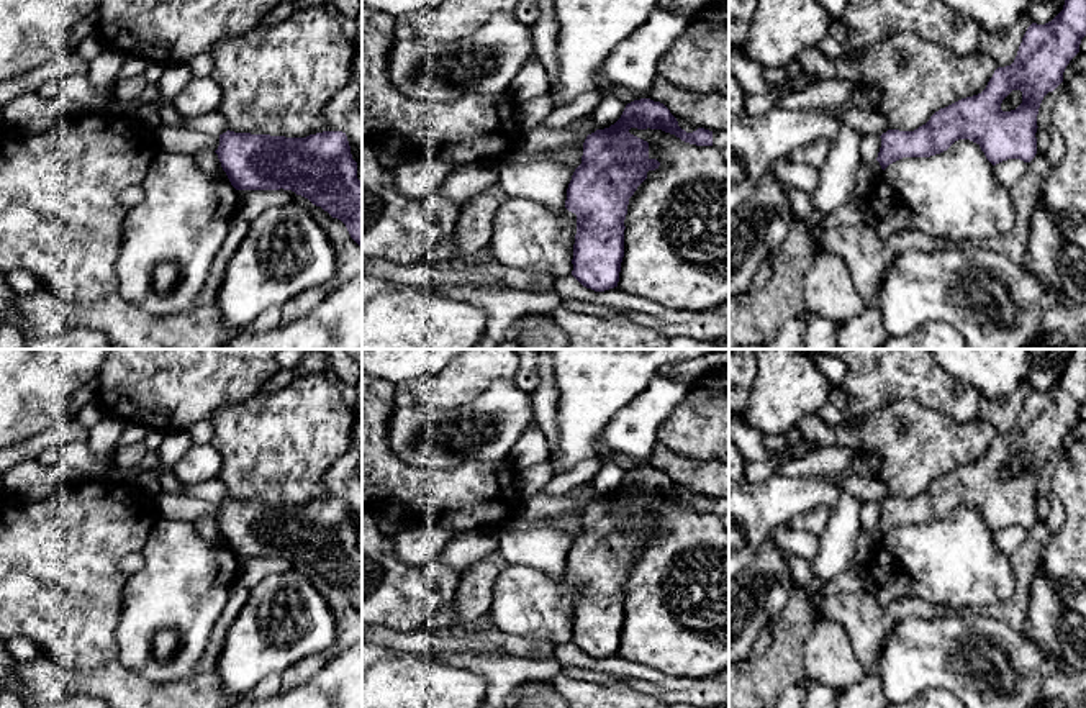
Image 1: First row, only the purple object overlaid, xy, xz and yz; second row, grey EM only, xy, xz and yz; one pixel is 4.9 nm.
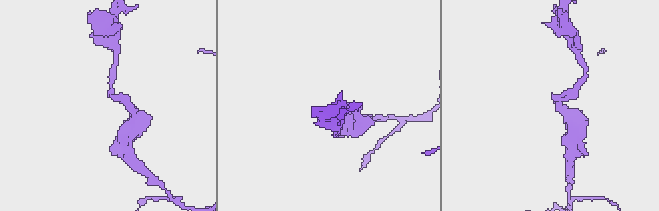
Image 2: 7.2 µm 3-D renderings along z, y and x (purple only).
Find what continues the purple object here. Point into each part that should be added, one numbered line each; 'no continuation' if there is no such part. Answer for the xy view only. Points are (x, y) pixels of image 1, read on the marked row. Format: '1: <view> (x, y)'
no continuation

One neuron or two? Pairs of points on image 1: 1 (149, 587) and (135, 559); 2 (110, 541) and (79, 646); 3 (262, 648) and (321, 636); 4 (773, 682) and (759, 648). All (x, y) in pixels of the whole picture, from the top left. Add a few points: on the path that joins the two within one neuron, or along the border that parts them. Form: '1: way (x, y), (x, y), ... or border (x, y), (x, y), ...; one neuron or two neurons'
1: border (141, 553), (141, 566), (128, 576); two neurons
2: way (84, 567), (79, 572), (79, 620); one neuron
3: way (277, 636), (307, 636); one neuron
4: border (770, 625), (770, 644), (759, 656), (746, 659); two neurons

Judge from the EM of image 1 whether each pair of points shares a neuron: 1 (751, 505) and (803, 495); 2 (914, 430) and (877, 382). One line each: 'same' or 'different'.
1: same
2: different

